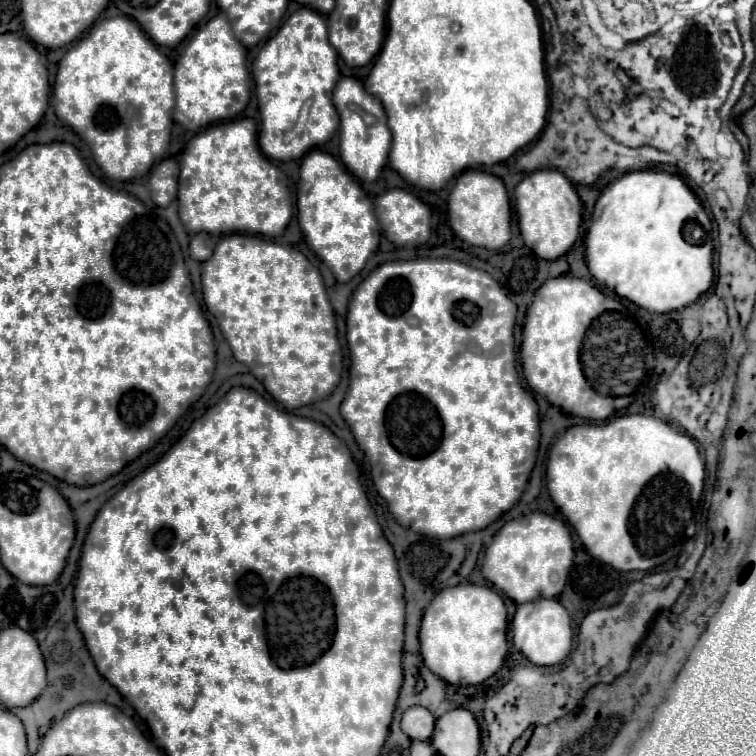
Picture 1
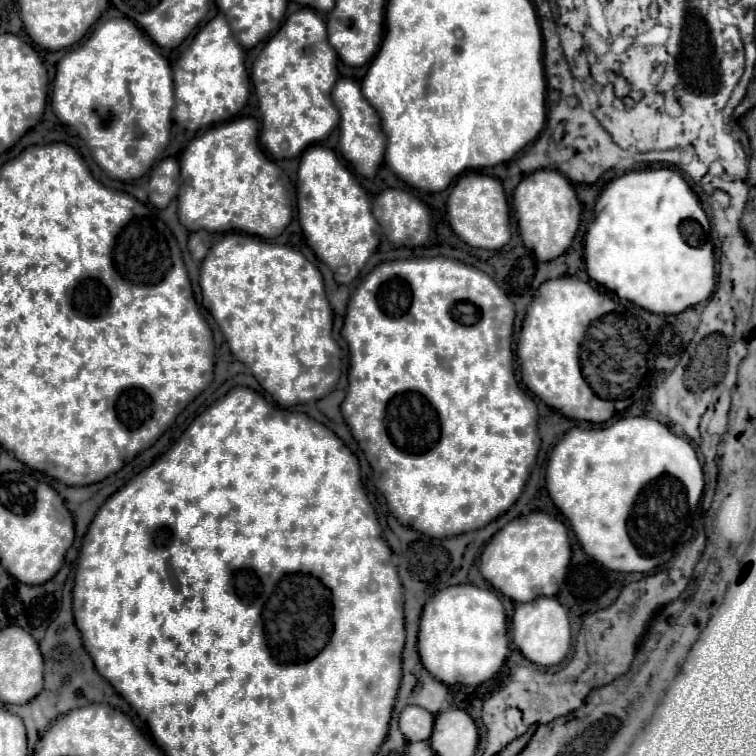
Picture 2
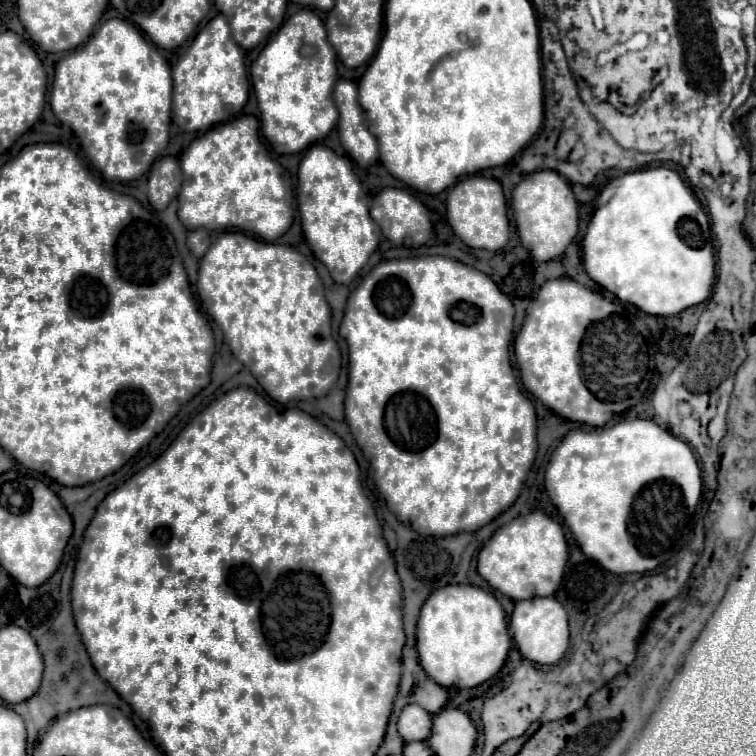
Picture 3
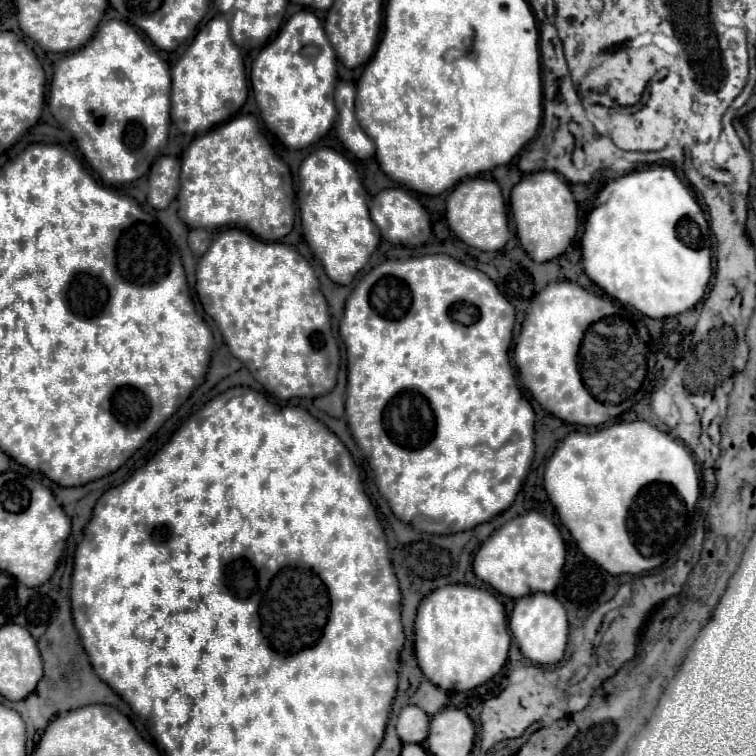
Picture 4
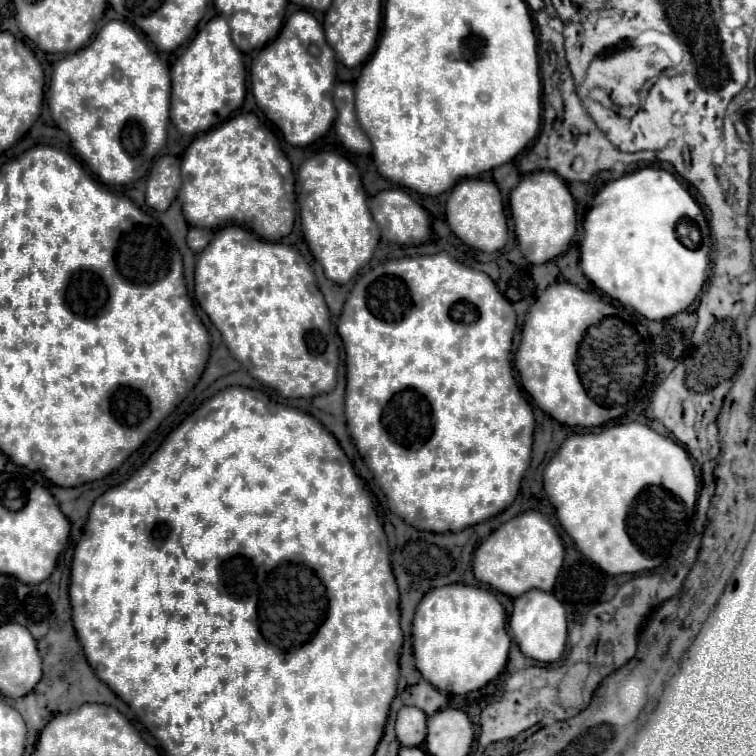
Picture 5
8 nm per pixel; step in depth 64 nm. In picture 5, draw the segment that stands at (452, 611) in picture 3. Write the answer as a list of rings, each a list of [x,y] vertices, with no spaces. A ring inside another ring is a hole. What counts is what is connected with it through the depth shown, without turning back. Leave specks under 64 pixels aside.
[[[468,584],[432,588],[416,606],[412,622],[416,668],[444,694],[468,694],[484,688],[506,666],[509,650],[504,606],[484,588]]]

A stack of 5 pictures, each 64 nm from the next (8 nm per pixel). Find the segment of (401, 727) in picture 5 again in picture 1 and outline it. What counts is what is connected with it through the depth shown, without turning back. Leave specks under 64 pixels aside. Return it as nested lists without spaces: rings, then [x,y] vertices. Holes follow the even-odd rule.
[[[408,708],[402,714],[402,732],[410,736],[410,740],[430,740],[434,732],[436,718],[426,708]]]

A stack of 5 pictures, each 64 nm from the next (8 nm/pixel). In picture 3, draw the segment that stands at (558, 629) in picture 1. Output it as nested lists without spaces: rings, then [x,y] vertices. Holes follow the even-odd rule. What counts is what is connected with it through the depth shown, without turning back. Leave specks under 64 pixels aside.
[[[554,596],[518,600],[510,618],[510,630],[522,656],[536,664],[558,664],[568,650],[568,616],[564,606]]]

